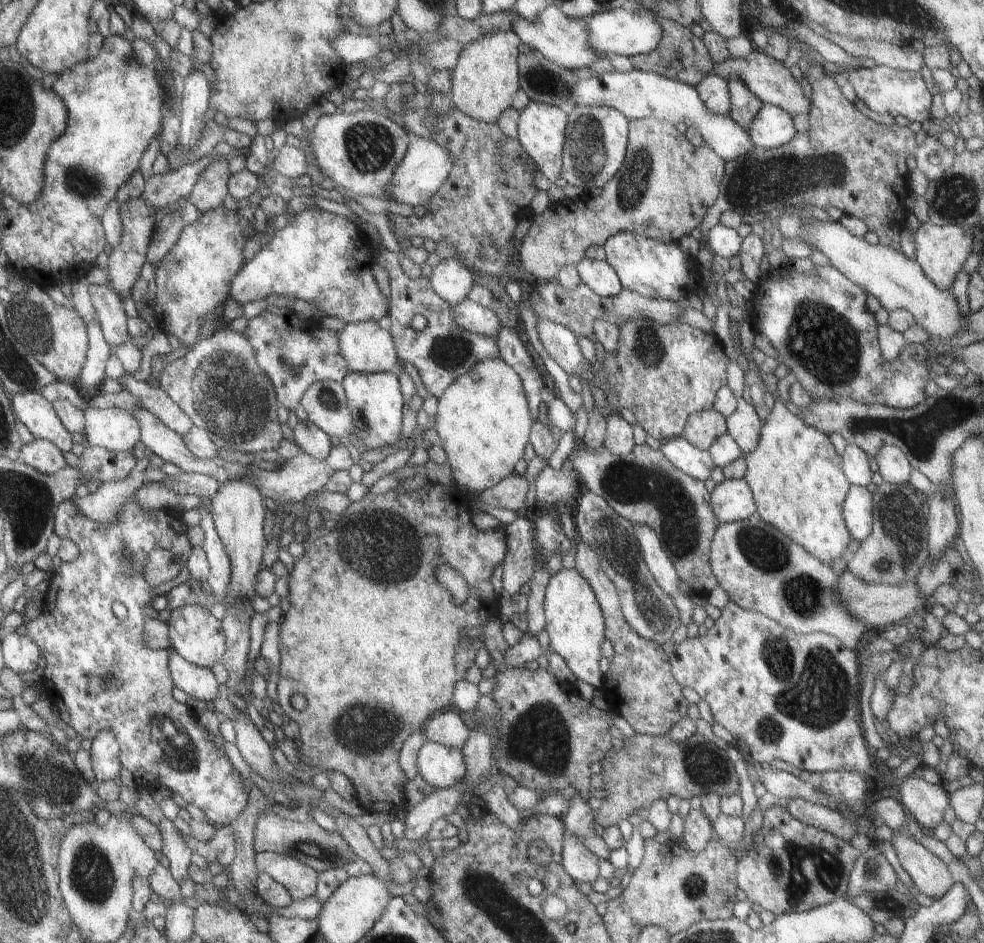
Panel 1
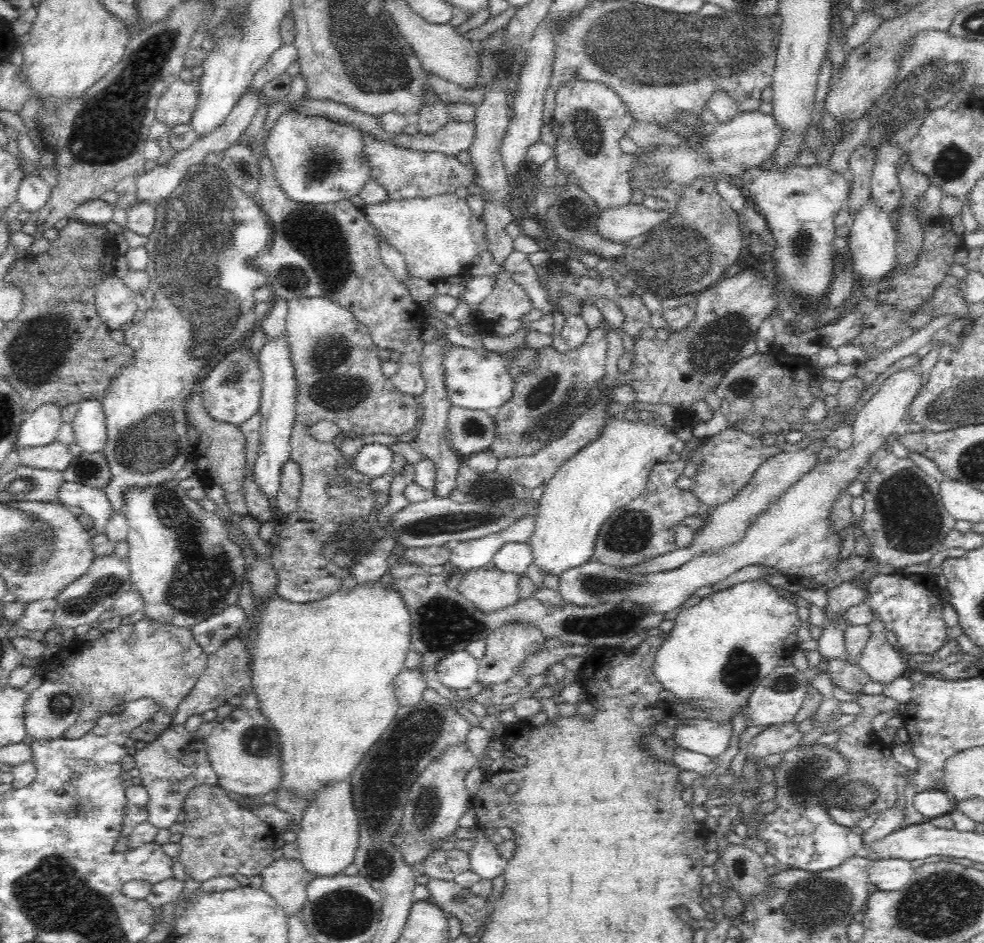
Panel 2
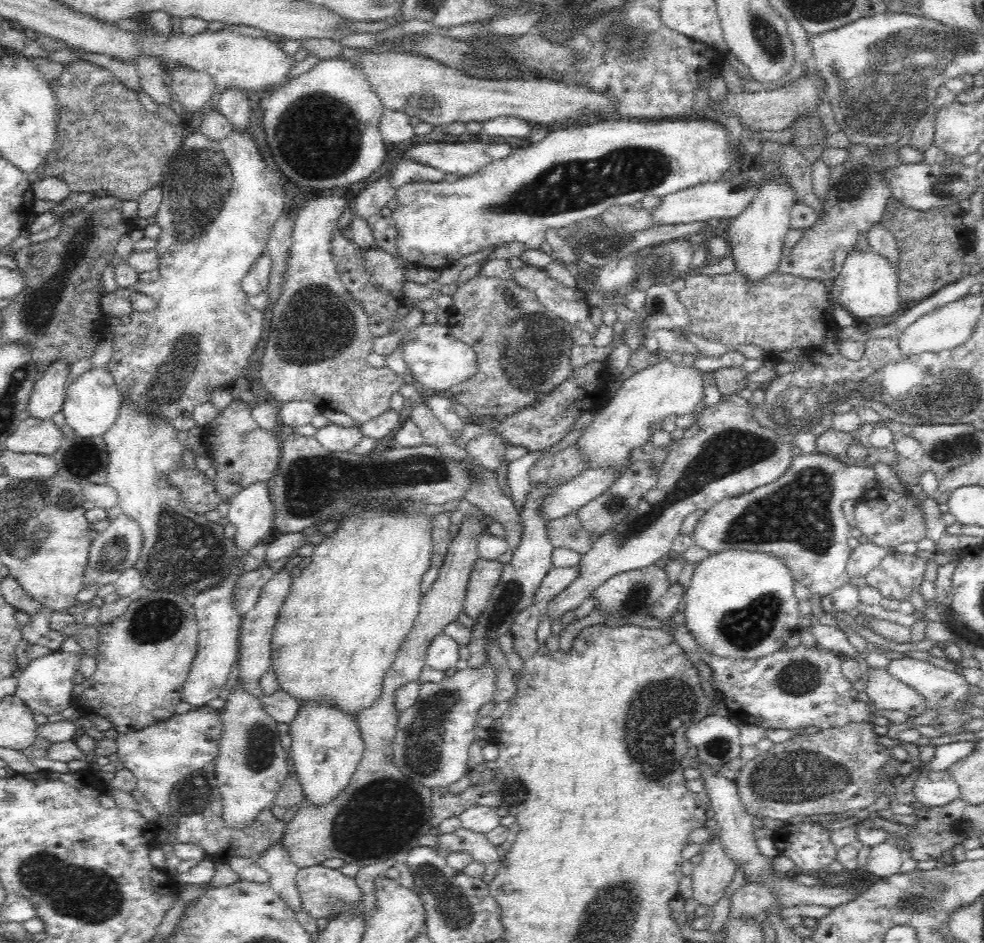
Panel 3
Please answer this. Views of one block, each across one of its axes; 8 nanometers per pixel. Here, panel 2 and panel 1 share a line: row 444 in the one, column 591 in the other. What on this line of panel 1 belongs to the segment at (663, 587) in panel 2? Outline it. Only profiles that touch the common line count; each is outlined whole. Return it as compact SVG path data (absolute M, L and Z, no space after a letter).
M562 832L560 865L564 873L577 882L591 882L598 877L597 869L602 860L595 856L579 837Z

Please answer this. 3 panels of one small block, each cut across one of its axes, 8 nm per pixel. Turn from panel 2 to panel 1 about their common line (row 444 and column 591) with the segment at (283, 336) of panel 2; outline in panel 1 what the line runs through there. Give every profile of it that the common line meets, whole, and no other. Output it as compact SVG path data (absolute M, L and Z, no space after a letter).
M584 256L575 264L575 268L580 282L600 297L612 297L622 289L617 275L605 260L598 261Z

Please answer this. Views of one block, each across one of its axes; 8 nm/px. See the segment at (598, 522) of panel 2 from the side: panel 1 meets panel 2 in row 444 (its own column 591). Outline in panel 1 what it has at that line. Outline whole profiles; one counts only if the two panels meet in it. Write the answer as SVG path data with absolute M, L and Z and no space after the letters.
M561 567L546 584L542 607L543 629L548 634L549 650L565 660L567 668L577 679L599 690L604 681L604 676L597 668L597 662L602 657L599 646L605 639L604 618L587 581L574 568Z

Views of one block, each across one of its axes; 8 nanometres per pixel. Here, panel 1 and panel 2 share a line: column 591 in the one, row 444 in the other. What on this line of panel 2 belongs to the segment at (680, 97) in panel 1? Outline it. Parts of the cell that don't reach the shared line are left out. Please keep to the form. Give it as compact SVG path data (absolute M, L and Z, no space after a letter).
M86 399L79 404L72 424L73 444L78 444L86 454L103 454L107 442L103 404Z

